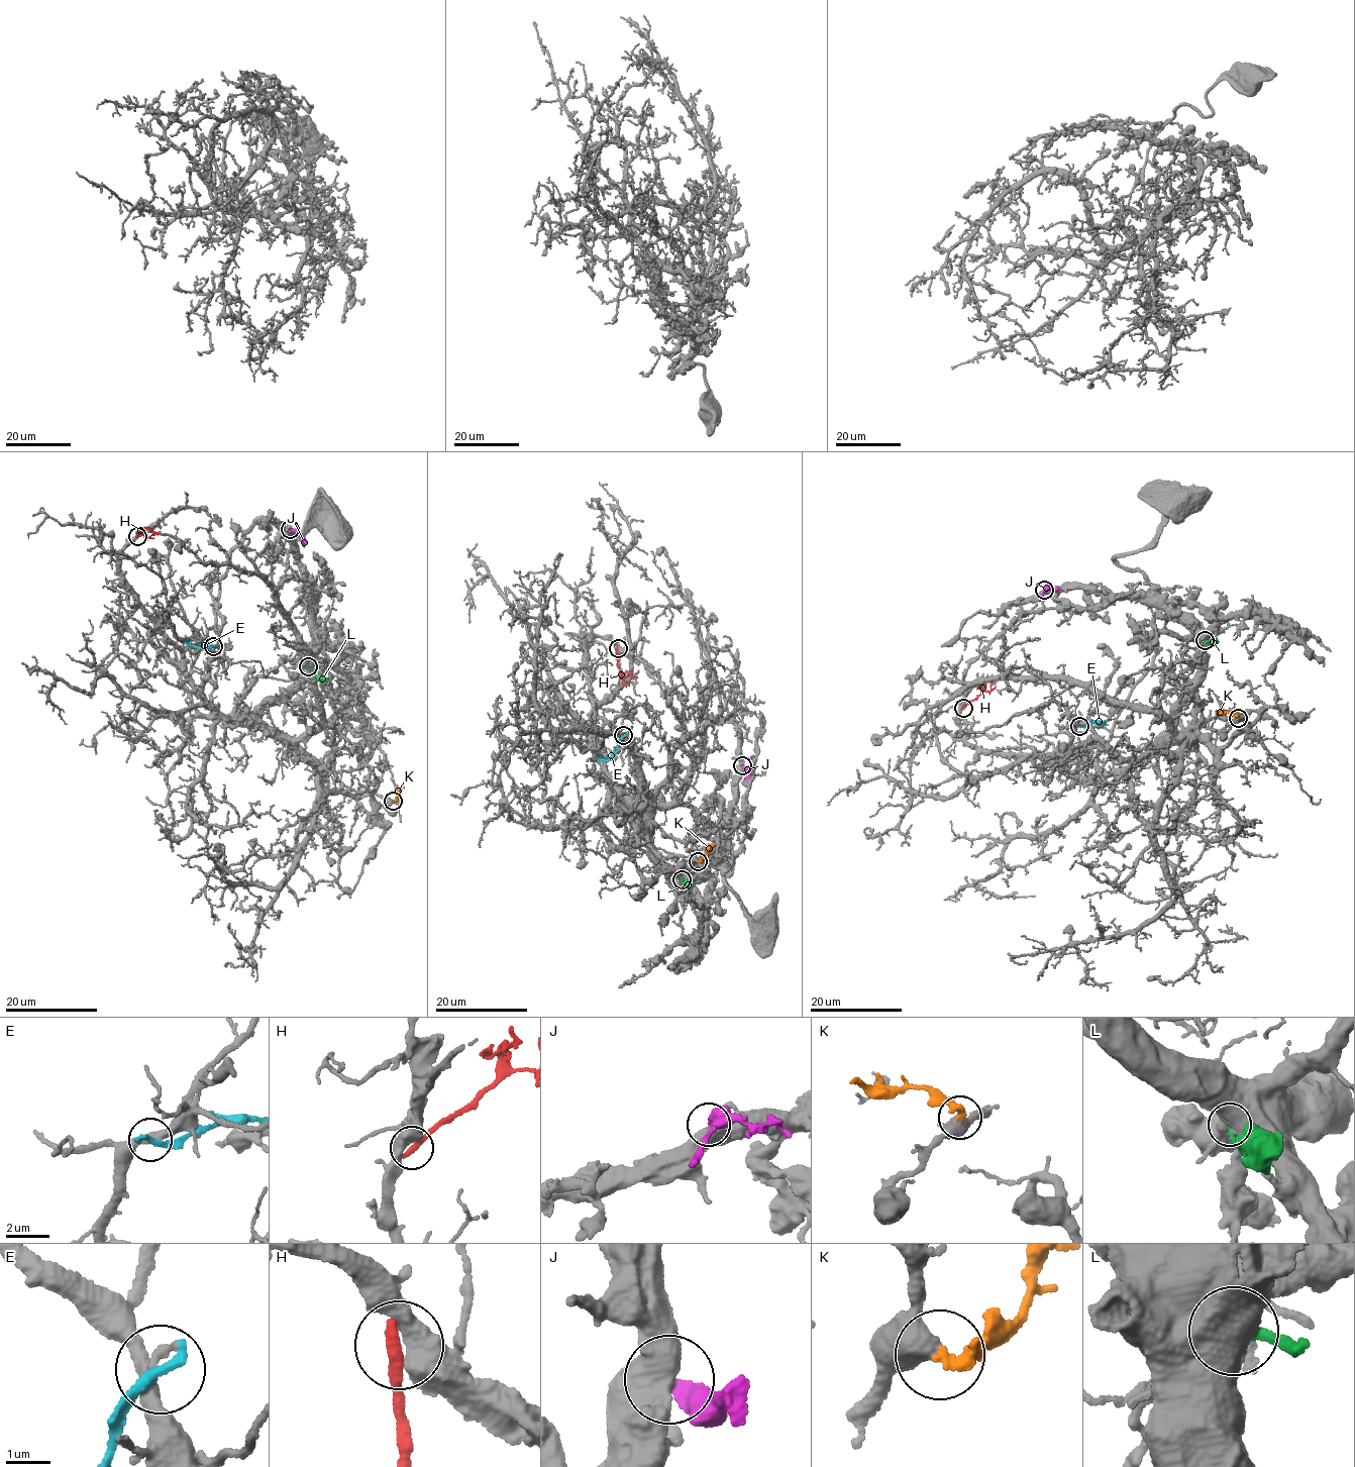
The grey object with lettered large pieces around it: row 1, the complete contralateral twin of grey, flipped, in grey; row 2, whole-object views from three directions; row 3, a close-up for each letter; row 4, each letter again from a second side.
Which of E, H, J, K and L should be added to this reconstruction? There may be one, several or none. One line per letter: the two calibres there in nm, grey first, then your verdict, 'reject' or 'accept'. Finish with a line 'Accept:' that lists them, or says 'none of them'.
E: 320/240 nm | reject
H: 600/320 nm | accept
J: 600/400 nm | accept
K: 420/320 nm | reject
L: 600/280 nm | reject
Accept: H, J

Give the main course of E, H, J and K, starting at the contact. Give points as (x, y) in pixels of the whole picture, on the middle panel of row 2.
E: (623, 735), (609, 758), (599, 760), (597, 756)
H: (617, 648), (622, 672), (636, 677)
J: (742, 765), (749, 770), (745, 778)
K: (698, 861), (706, 857), (715, 843)

